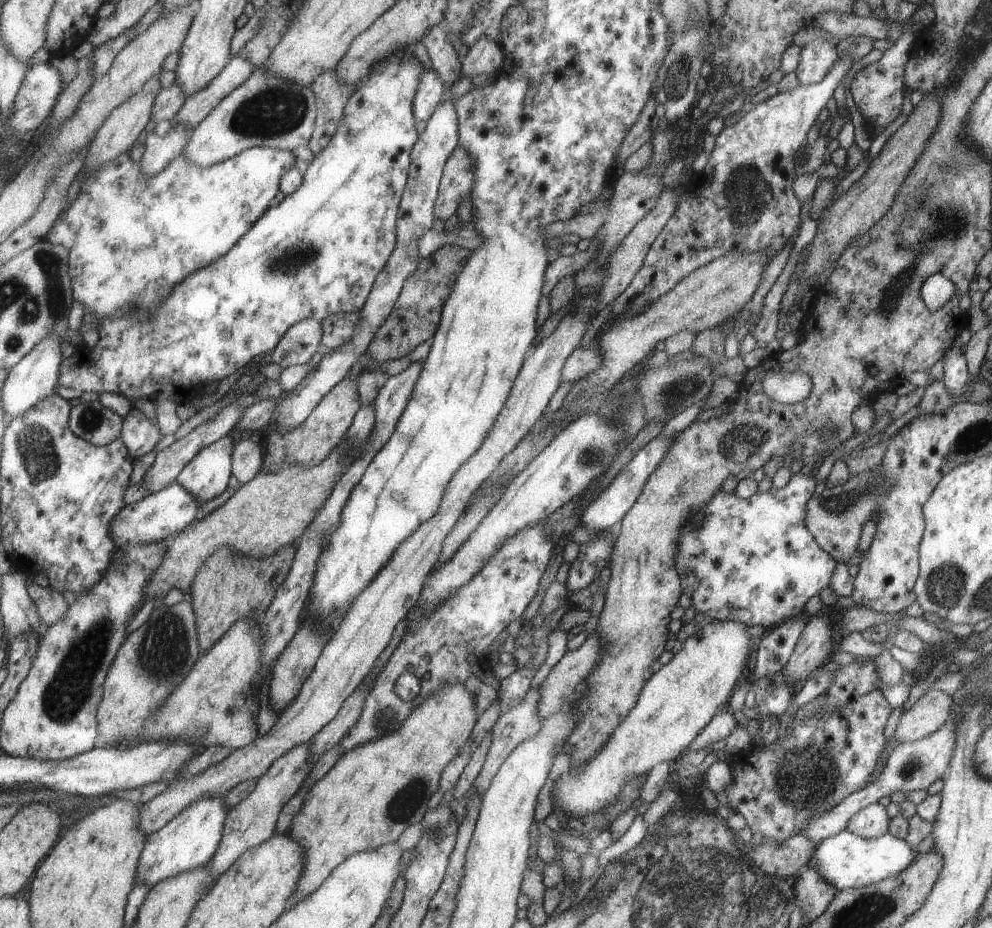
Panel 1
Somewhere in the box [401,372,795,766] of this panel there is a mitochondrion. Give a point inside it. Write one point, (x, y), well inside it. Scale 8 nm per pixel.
(745, 439)

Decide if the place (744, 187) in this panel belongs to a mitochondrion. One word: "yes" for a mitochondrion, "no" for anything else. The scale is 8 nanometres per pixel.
yes

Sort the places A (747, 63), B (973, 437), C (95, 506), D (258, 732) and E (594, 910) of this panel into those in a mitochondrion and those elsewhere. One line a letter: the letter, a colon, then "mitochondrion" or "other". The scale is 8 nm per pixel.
A: other
B: mitochondrion
C: other
D: other
E: other

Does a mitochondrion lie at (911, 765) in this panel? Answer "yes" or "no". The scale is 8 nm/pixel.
yes

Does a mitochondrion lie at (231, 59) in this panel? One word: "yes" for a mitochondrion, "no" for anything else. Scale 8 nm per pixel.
no

